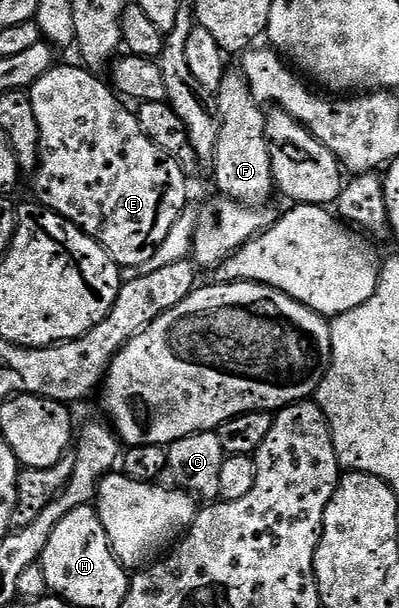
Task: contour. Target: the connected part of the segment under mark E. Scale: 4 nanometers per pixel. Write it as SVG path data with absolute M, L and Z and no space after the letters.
M60 63L58 66L49 69L37 82L29 89L29 95L33 102L33 114L37 114L37 130L41 130L41 142L39 143L39 166L33 173L35 179L34 199L42 204L44 208L53 210L61 218L73 222L85 234L89 234L98 244L113 258L113 262L118 264L120 269L141 266L141 262L146 262L148 258L153 258L157 251L157 246L165 242L165 237L169 235L169 230L173 230L173 222L183 213L184 208L188 207L187 200L187 180L188 173L184 172L182 166L161 146L154 144L152 140L141 130L139 117L134 111L126 108L128 105L113 91L112 85L106 79L98 80L94 71L86 67L70 68L69 65Z

